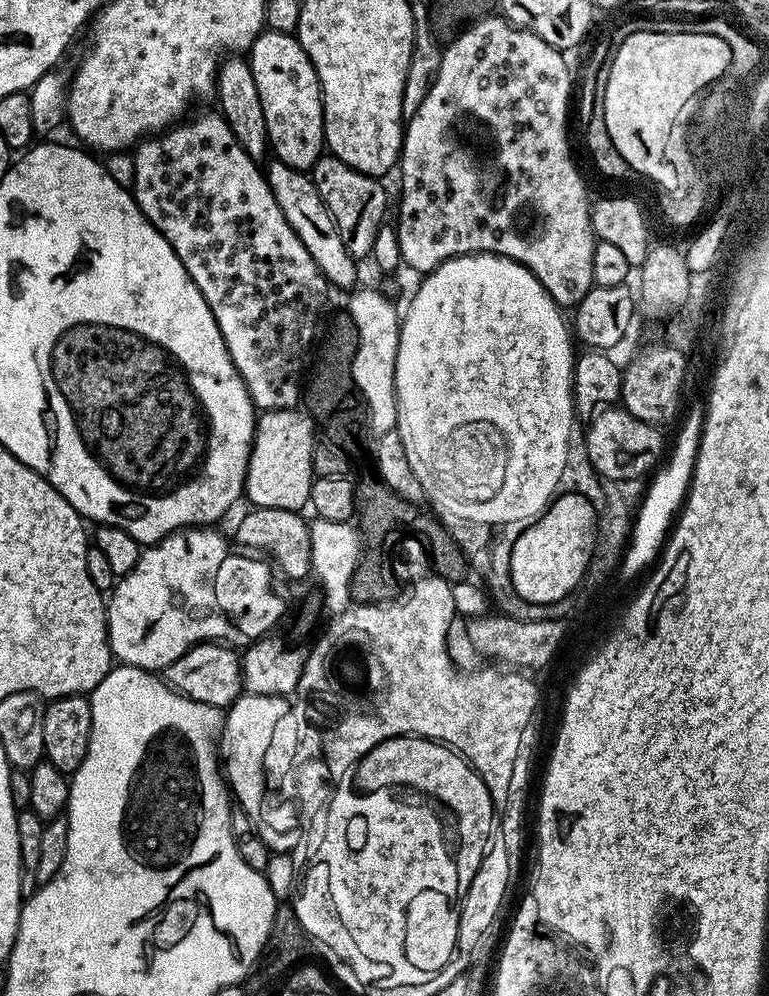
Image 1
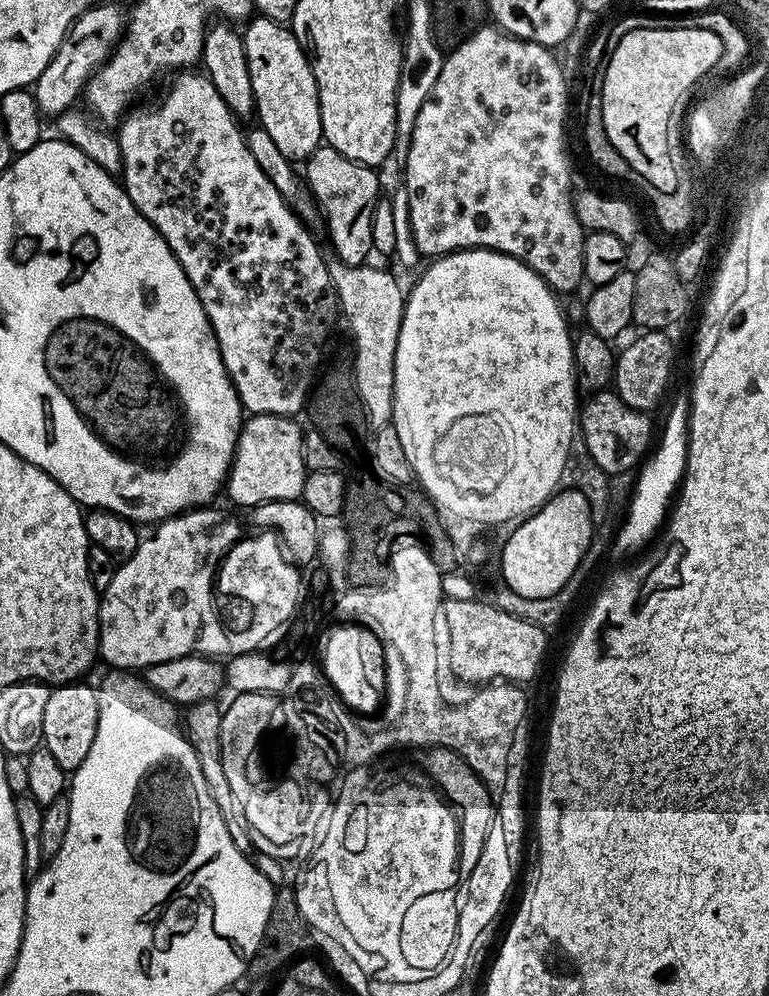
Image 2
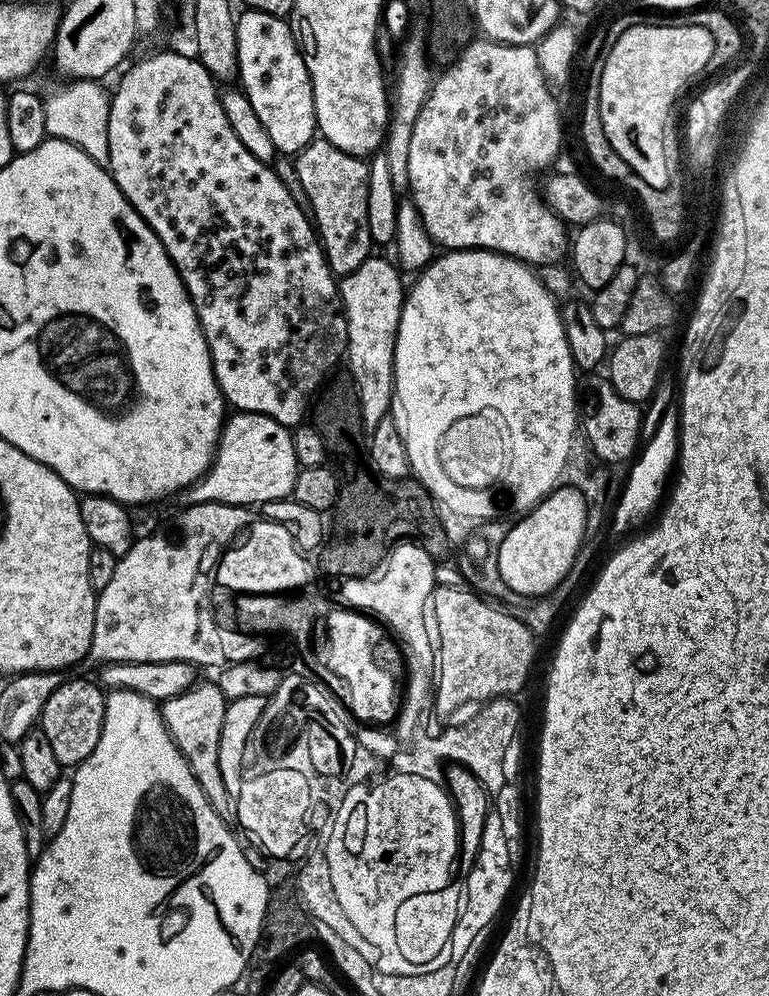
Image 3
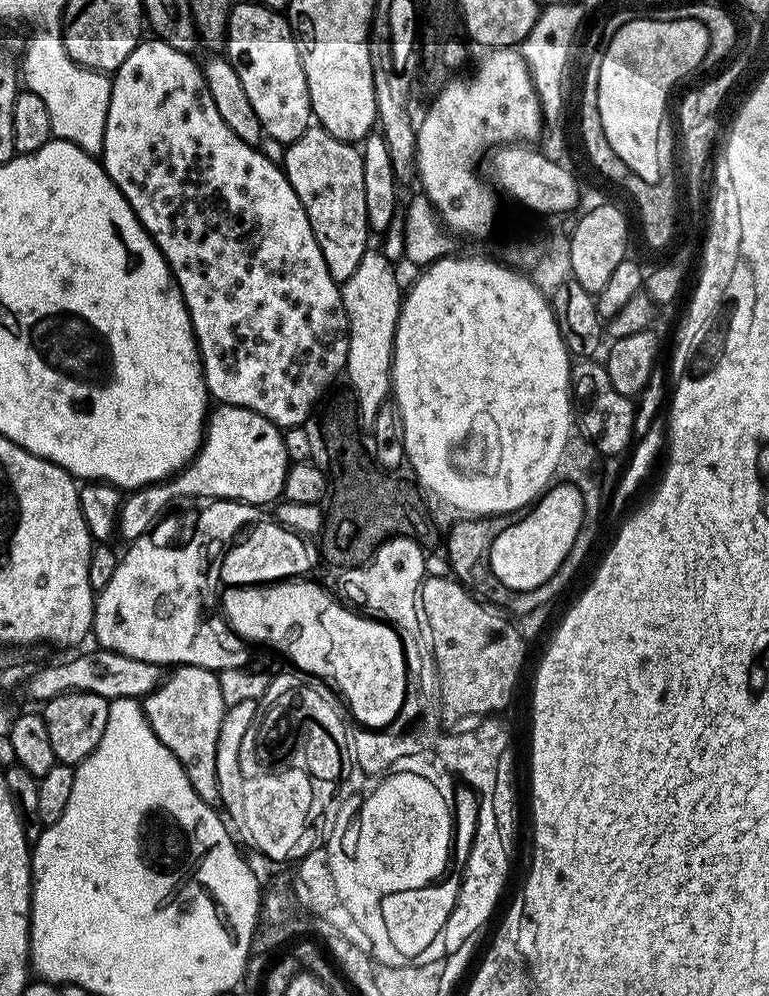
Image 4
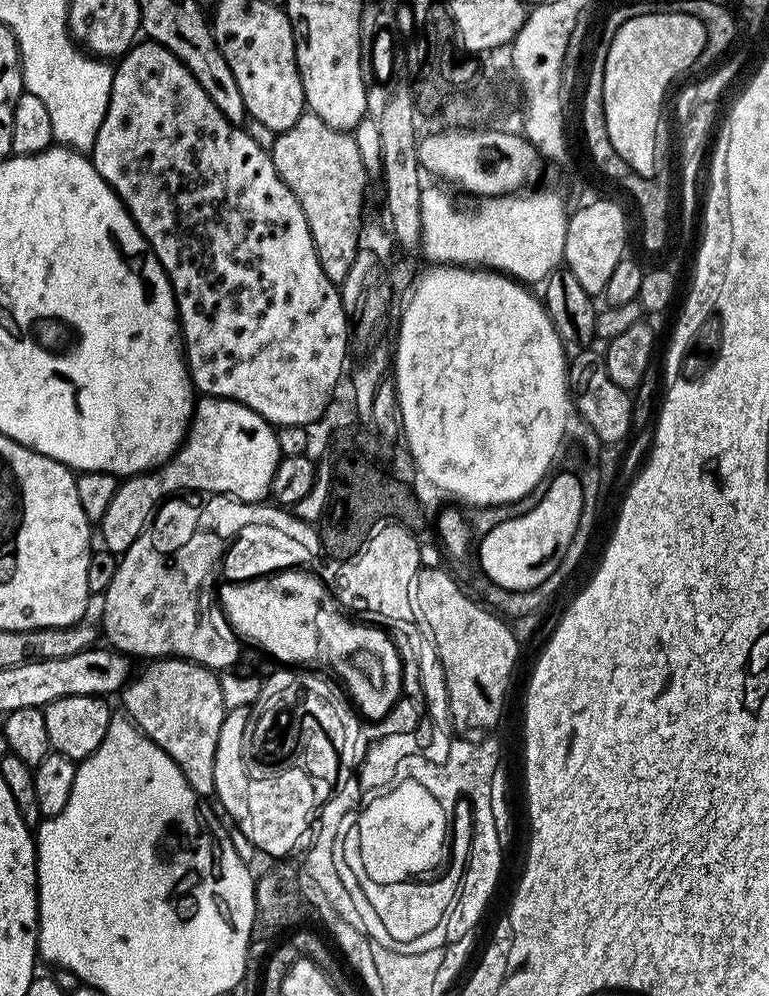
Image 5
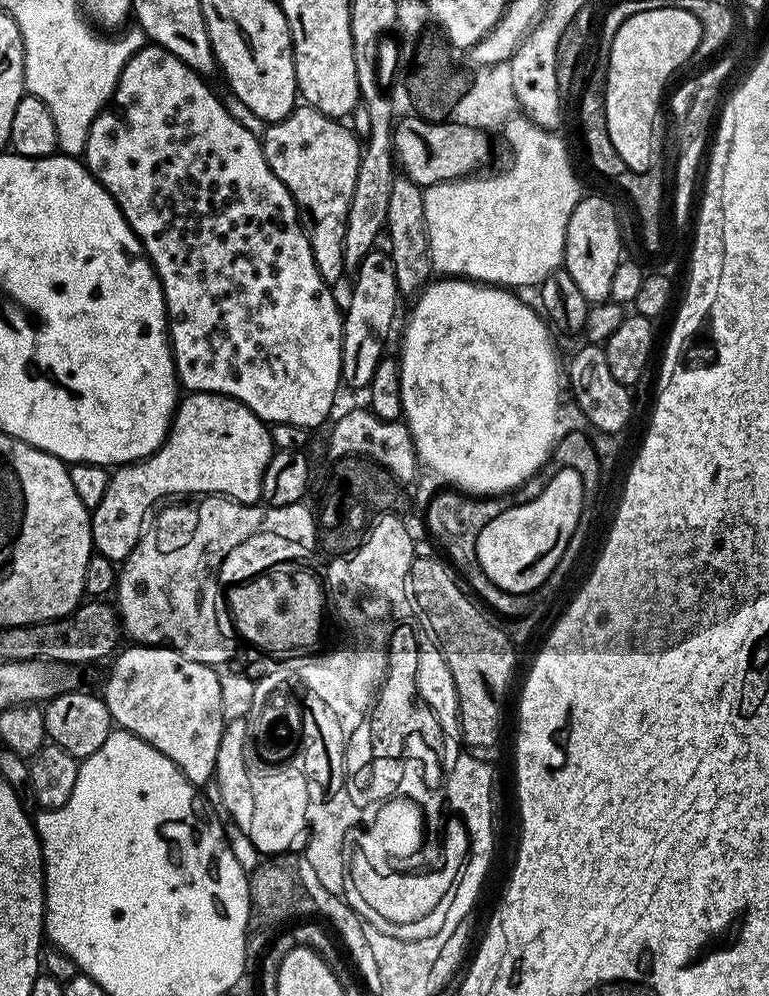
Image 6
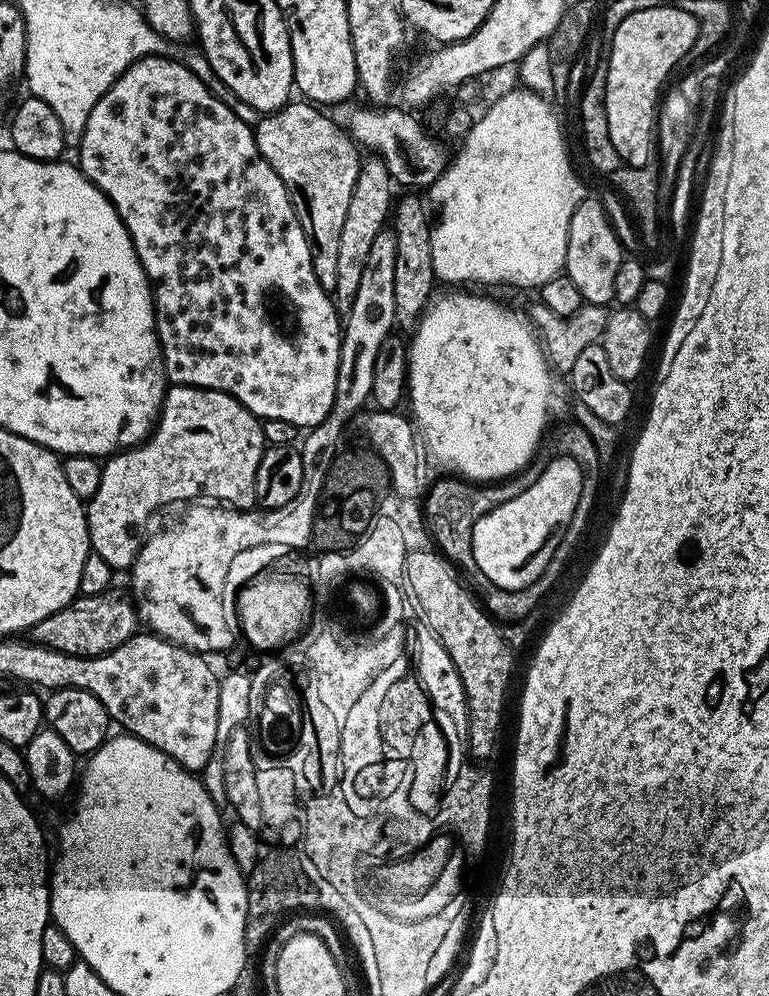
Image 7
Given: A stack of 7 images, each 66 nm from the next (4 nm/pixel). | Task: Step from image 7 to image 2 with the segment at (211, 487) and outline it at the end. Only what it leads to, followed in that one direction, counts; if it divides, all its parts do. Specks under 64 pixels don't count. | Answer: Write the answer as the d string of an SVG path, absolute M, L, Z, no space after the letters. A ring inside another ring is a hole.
M249 415L240 425L236 456L226 481L226 496L236 504L255 506L275 500L300 500L306 469L302 458L304 432L290 416Z

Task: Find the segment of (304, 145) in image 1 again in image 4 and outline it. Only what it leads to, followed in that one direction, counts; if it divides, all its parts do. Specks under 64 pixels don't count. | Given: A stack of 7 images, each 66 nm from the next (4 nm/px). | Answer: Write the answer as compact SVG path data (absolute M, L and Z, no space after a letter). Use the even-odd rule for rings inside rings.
M254 2L233 3L228 14L228 34L222 48L242 80L242 87L258 116L263 135L285 146L300 138L313 123L314 117L302 58L287 15Z

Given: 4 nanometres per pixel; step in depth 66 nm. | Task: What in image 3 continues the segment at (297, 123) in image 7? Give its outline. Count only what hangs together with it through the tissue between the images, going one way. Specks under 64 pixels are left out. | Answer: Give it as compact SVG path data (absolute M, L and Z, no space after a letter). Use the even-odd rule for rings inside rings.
M317 138L309 142L302 151L295 153L294 167L296 169L296 184L304 191L303 199L308 199L311 219L318 233L324 257L328 259L328 269L333 276L341 278L358 270L366 260L373 255L374 245L370 226L366 222L366 196L368 194L368 166L361 157L351 156L330 141Z

